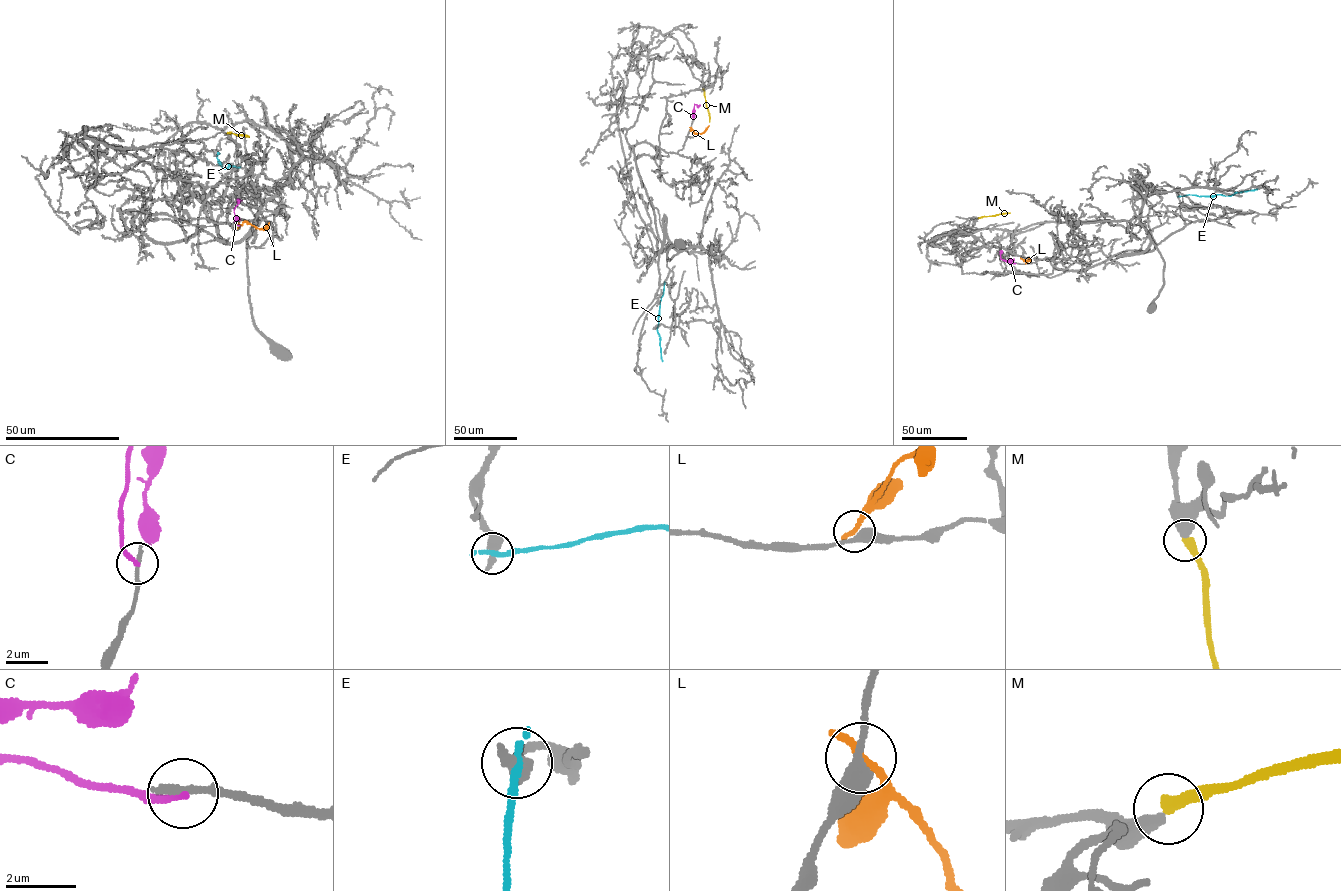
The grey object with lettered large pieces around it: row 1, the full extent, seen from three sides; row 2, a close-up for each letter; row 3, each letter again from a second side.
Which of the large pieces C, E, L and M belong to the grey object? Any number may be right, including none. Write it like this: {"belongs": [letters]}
{"belongs": []}

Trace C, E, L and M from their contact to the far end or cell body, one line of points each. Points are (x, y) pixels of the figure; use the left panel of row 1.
C: (239, 225), (234, 208), (242, 201)
E: (218, 152), (222, 167), (240, 166)
L: (238, 228), (244, 222), (261, 229), (269, 223)
M: (227, 133), (249, 137)

